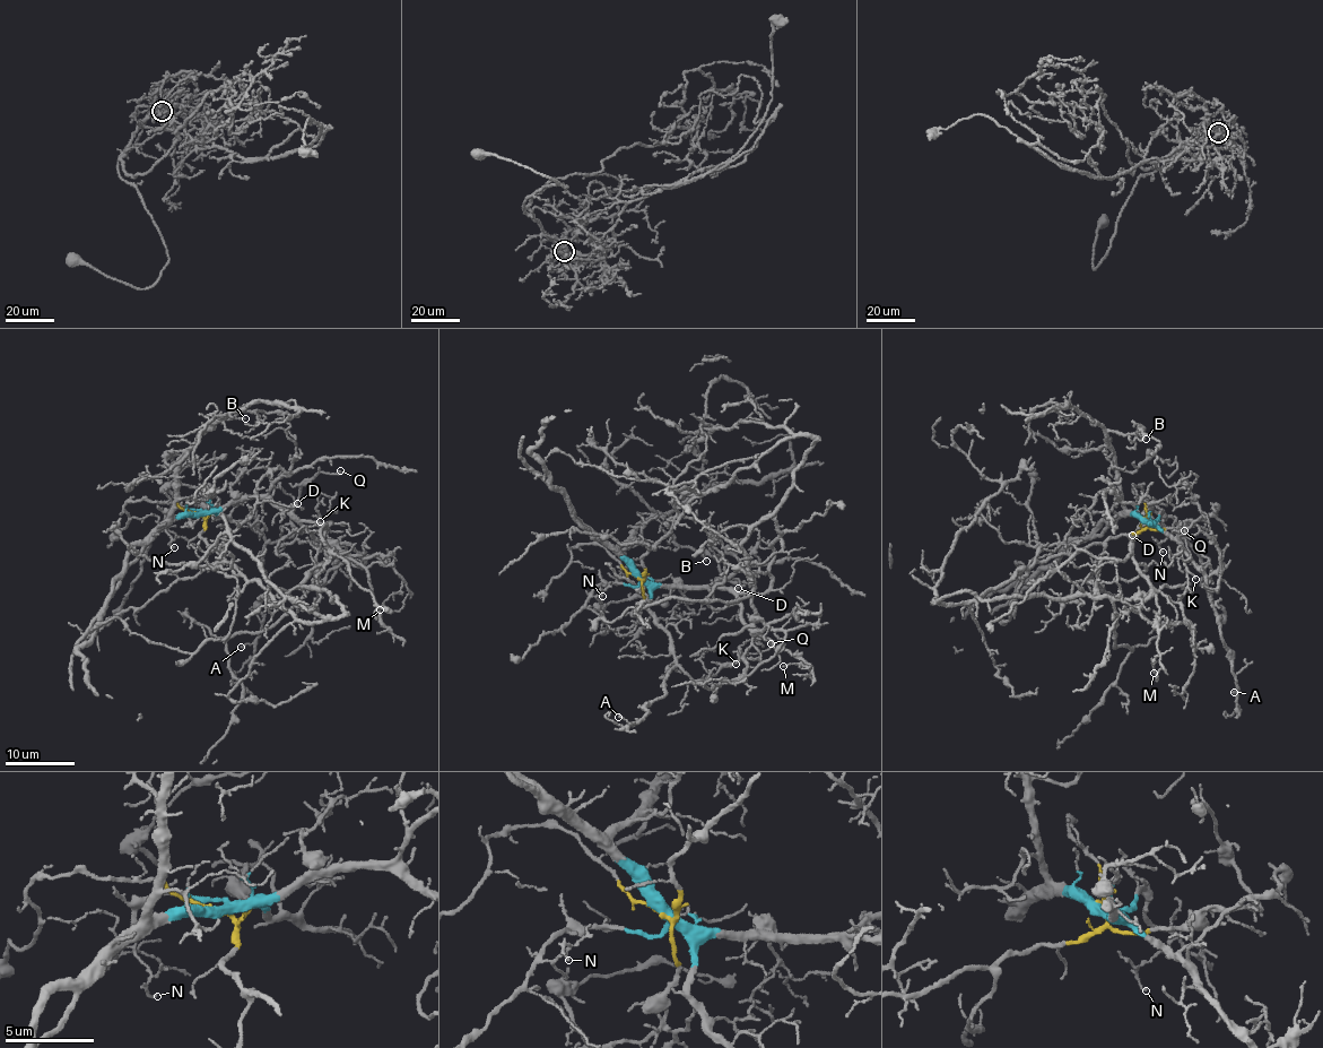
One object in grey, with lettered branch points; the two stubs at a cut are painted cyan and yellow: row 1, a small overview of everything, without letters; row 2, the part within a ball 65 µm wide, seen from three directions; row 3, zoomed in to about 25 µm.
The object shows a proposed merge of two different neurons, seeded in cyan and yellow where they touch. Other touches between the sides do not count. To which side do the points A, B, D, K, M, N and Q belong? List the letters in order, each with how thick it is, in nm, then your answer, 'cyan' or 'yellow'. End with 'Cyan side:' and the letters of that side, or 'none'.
A: calibre 120 nm; cyan
B: calibre 90 nm; cyan
D: calibre 150 nm; cyan
K: calibre 110 nm; cyan
M: calibre 100 nm; cyan
N: calibre 110 nm; cyan
Q: calibre 120 nm; cyan
Cyan side: A, B, D, K, M, N, Q

